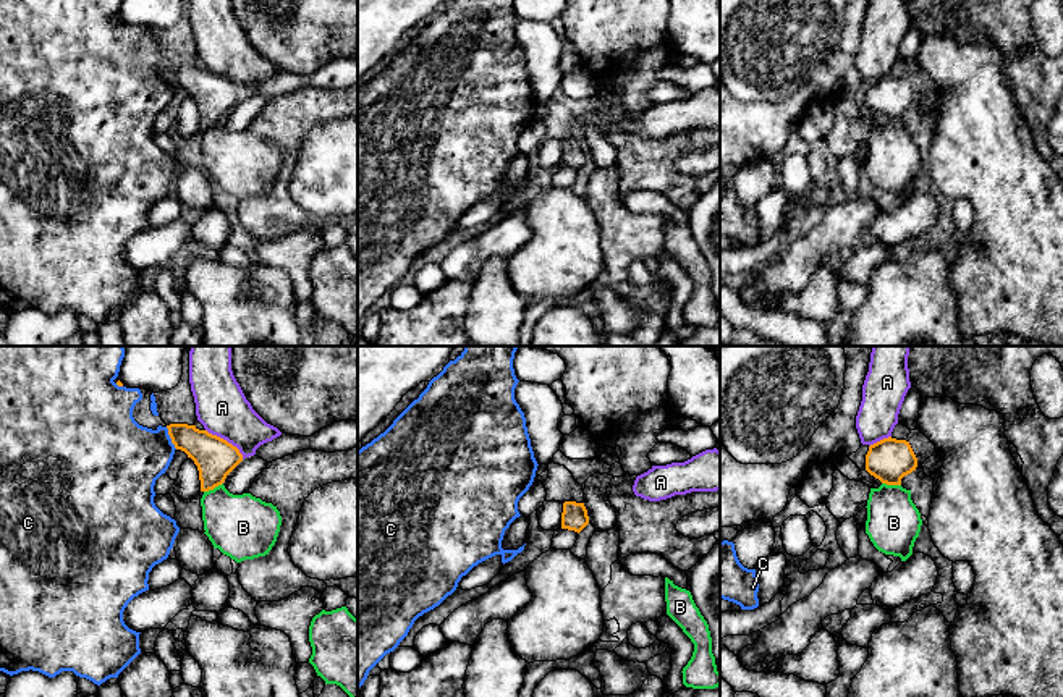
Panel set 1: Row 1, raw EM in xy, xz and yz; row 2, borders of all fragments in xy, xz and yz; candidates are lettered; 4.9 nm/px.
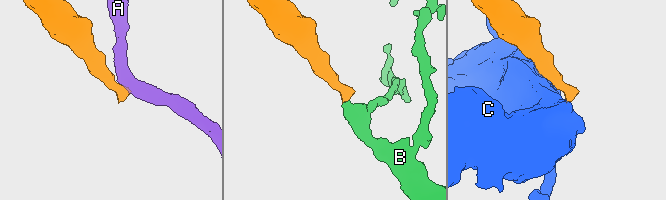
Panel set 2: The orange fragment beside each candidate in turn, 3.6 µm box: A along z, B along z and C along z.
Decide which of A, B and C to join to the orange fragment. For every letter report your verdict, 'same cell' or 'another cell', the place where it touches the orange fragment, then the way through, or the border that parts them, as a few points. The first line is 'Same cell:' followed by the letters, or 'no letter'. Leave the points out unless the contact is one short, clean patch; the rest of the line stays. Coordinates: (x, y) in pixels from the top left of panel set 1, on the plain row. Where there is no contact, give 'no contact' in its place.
Same cell: B
A: another cell; contact xy (225, 78)
B: same cell; contact xy (212, 126); way xy (215, 96), (212, 126), (217, 139), (243, 165)
C: another cell; contact xy (170, 75)

